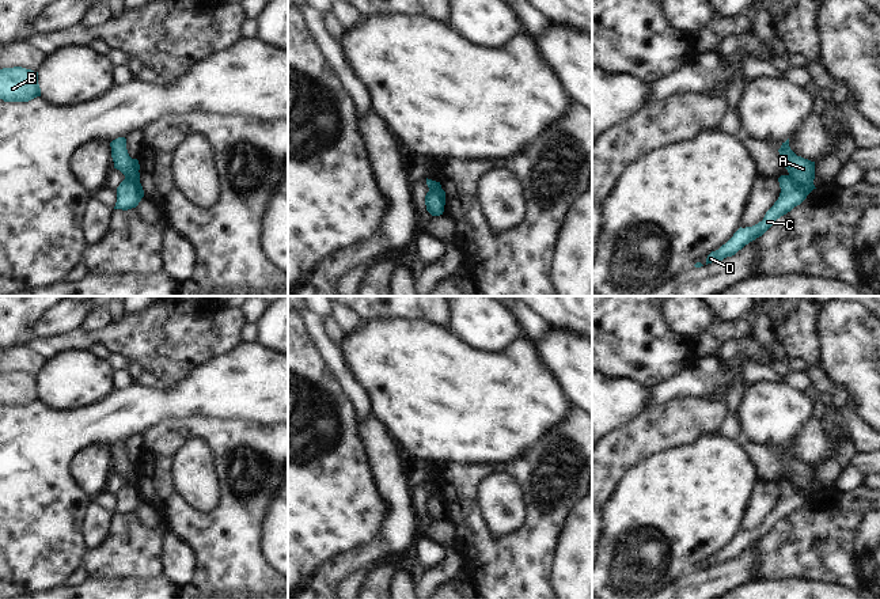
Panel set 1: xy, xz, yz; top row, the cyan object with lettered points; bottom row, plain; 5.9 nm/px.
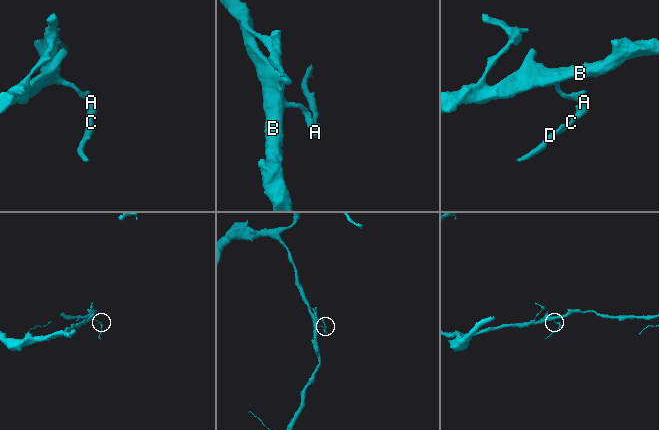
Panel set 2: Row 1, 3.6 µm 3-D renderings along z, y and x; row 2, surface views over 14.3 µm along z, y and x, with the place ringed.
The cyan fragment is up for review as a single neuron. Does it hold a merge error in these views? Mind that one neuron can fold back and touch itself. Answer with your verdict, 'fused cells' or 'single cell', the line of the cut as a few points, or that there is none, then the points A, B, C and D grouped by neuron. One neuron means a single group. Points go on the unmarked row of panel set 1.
fused cells; cut in yz along (788, 480), (807, 499); A B / C D

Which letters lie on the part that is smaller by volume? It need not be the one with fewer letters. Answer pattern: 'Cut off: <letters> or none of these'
Cut off: C, D.

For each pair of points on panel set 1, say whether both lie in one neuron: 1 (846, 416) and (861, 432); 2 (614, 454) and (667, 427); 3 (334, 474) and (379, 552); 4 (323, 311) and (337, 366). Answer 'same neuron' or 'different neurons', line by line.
1: same neuron
2: same neuron
3: different neurons
4: different neurons

